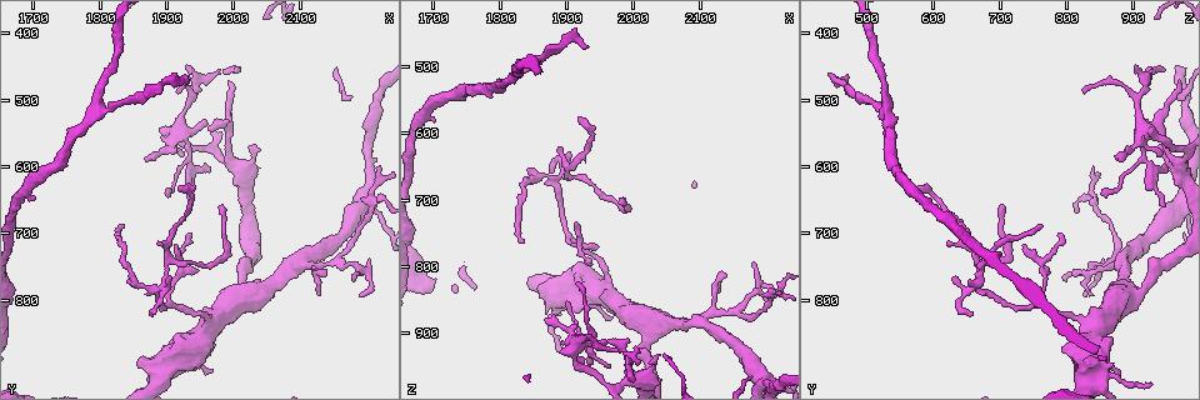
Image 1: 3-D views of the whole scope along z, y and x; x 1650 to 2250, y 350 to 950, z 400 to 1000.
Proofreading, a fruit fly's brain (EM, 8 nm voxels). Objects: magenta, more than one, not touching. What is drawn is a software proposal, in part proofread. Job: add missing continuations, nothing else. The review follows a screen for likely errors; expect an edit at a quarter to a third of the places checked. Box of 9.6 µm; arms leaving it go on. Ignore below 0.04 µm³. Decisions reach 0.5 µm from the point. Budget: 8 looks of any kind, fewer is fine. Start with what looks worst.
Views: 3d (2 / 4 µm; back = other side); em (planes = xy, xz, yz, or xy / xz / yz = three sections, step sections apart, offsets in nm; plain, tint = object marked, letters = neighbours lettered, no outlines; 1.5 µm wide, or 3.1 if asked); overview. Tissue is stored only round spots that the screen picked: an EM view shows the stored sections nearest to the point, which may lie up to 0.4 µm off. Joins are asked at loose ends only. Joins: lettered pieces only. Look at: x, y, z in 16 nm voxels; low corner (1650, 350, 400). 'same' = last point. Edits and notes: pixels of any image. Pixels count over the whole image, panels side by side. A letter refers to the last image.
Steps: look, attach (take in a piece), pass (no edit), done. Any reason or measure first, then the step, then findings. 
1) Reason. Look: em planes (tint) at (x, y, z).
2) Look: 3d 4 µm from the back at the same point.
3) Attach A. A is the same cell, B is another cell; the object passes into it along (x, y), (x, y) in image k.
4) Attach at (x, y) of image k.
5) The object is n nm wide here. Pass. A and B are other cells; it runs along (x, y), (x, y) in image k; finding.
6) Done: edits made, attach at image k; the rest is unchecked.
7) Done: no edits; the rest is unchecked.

Long arm stops here. Look: 3d 2 µm at (1925, 475, 475).

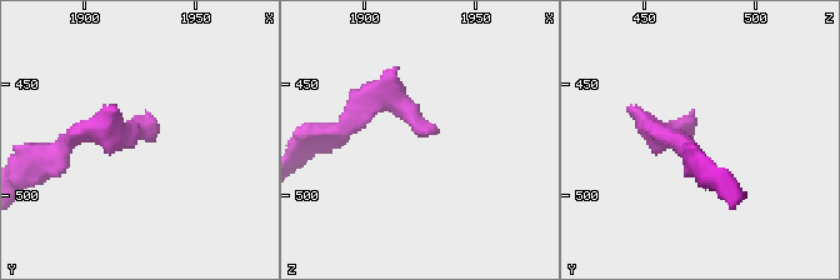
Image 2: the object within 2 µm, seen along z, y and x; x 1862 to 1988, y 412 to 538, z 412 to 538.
Now the EM. Look: em planes (letters) at (1930, 475, 471).

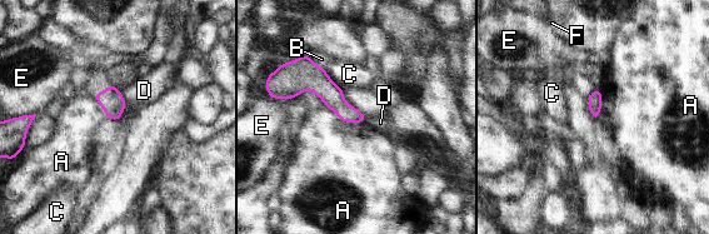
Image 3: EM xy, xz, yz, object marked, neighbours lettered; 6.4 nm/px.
Pass. A, B, C, D, E and F are other cells; a border runs along (602, 94), (602, 108), (598, 119) in image 3; none of them fits.

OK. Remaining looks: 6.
Tapers out. Look: em xz step 4 (tint) at (1950, 760, 770).

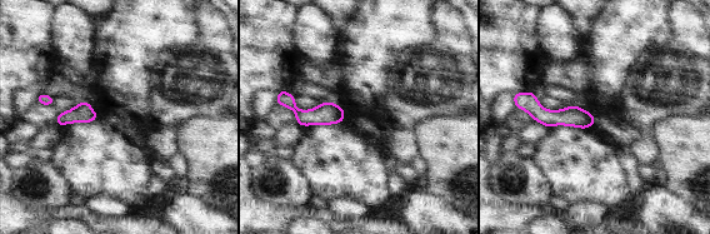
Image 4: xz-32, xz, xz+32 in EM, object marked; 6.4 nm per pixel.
Cut it another way. Look: em planes (letters) at the same point.

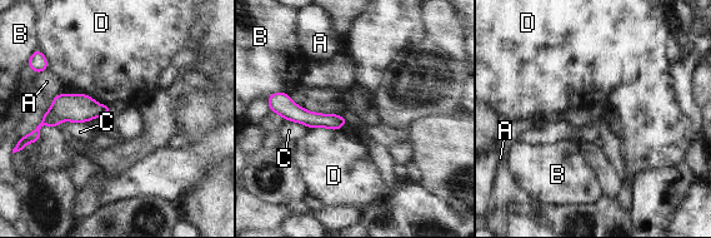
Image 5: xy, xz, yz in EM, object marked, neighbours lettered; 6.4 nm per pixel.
Pass. A, B, C and D are other cells; it runs along (283, 99), (303, 117), (341, 122) in image 5; none of them fits.

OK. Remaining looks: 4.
An open end. Look: em planes (letters) at (1900, 640, 855).

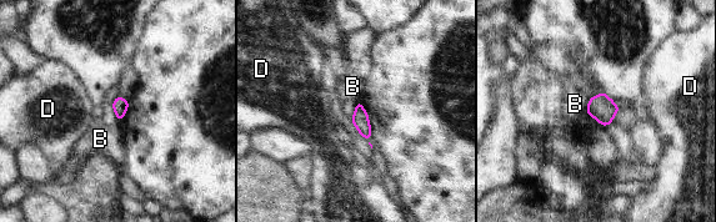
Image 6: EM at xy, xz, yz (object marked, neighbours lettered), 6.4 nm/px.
Pass. B and D are other cells; a border runs along (589, 97), (586, 114) in image 6; none of them fits.

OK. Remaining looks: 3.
Done: no edits; the rest is unchecked.

